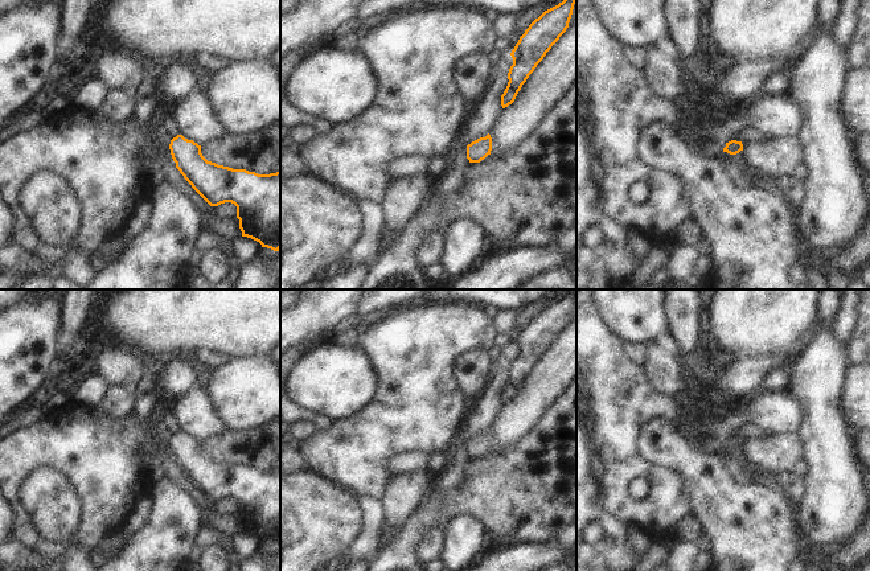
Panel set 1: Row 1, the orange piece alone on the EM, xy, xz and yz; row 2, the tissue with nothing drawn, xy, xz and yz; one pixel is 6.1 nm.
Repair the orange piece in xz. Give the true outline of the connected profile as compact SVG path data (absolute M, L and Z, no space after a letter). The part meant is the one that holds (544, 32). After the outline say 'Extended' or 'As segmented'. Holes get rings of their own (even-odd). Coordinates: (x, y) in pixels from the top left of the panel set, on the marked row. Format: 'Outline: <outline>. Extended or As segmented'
Outline: M563 0L558 5L545 11L520 37L510 53L513 65L508 73L508 86L501 95L502 108L514 102L529 75L566 32L574 4L575 0Z. As segmented.

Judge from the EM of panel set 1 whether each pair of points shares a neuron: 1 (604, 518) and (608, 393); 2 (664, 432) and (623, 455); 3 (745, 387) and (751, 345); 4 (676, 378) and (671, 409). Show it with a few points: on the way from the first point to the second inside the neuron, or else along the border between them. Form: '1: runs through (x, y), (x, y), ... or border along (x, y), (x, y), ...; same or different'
1: border along (596, 480), (600, 505), (626, 525); different
2: border along (652, 419), (641, 430), (639, 455), (661, 467); different
3: border along (782, 356), (741, 357); different
4: border along (647, 380), (659, 391), (672, 398); different

